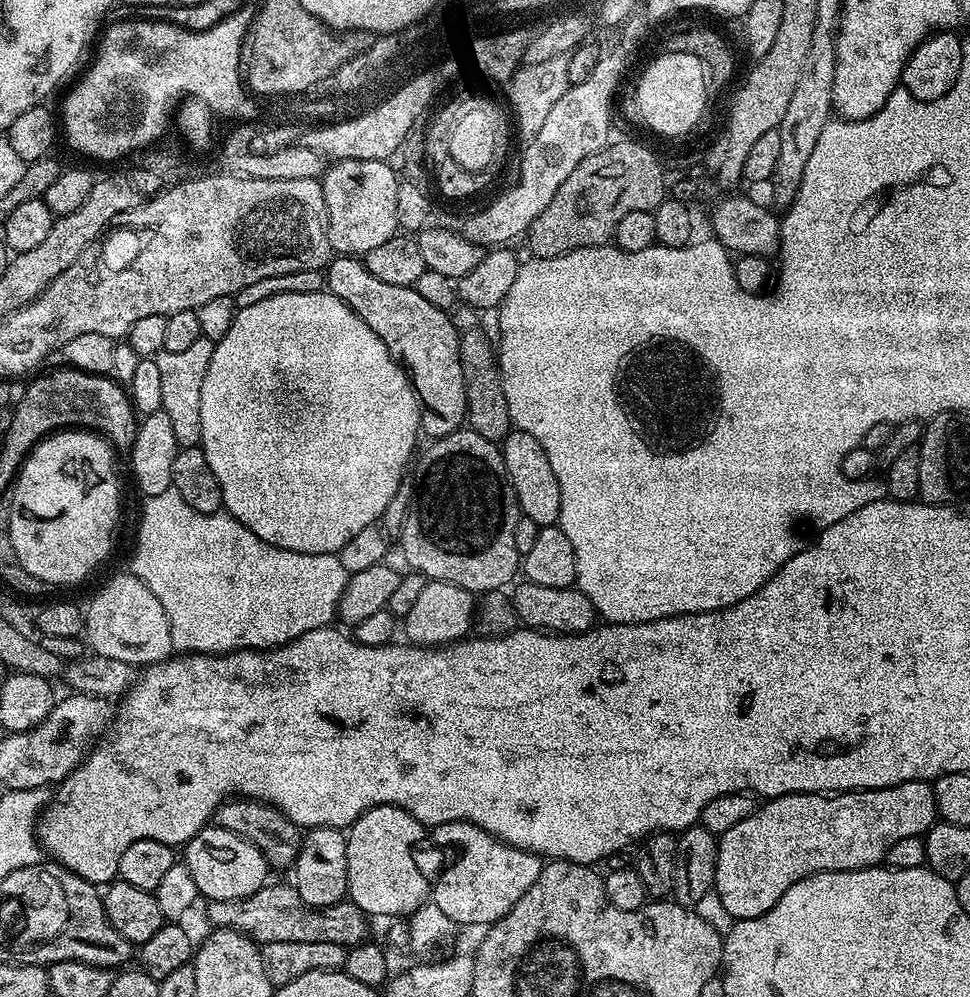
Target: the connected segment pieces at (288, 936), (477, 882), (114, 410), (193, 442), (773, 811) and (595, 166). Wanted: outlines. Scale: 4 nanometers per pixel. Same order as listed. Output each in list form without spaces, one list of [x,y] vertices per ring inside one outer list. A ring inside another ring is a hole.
[[[272,884],[258,889],[243,900],[214,900],[207,905],[208,920],[216,928],[233,928],[263,946],[270,942],[334,942],[353,948],[369,939],[369,917],[351,902],[341,902],[334,910],[311,908],[291,884]]]
[[[455,820],[435,825],[432,840],[436,844],[453,844],[460,848],[456,861],[441,874],[430,888],[430,900],[452,920],[453,925],[484,924],[491,926],[507,914],[538,882],[542,867],[541,857],[534,852],[510,846],[506,841],[492,836],[468,820]]]
[[[63,367],[49,376],[37,375],[37,380],[28,384],[20,412],[16,412],[16,424],[12,424],[12,444],[8,444],[8,452],[31,452],[49,434],[64,429],[87,430],[107,438],[117,449],[131,449],[138,427],[138,413],[132,407],[132,398],[125,385],[108,374]]]
[[[200,335],[198,342],[187,350],[175,354],[166,351],[154,356],[162,377],[162,410],[170,417],[174,438],[180,448],[195,448],[202,438],[202,378],[210,370],[210,358],[214,358],[215,343]]]
[[[911,780],[889,788],[865,788],[855,792],[821,794],[791,792],[789,796],[765,799],[750,818],[738,822],[718,838],[718,866],[714,890],[733,921],[758,918],[770,910],[794,882],[816,872],[849,872],[874,868],[894,842],[911,836],[923,837],[937,823],[936,789],[927,780]]]
[[[632,140],[609,143],[607,148],[590,154],[574,166],[570,178],[558,186],[558,194],[550,198],[550,206],[534,218],[528,227],[526,241],[536,258],[554,258],[579,248],[598,248],[615,237],[618,222],[630,210],[652,212],[666,199],[663,186],[665,165],[644,144]]]

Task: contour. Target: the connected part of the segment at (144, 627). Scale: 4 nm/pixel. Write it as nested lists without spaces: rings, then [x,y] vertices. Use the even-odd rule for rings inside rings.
[[[124,570],[112,576],[92,596],[84,612],[84,630],[86,644],[95,655],[102,658],[118,658],[137,666],[157,664],[173,655],[170,638],[170,622],[166,610],[162,610],[158,598],[150,591],[150,586],[142,582],[131,571]]]

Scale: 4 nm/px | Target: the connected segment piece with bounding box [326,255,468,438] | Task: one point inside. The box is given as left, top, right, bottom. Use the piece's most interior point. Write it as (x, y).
(423, 338)

